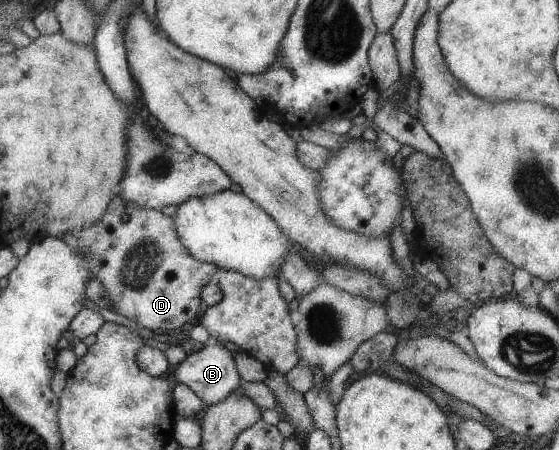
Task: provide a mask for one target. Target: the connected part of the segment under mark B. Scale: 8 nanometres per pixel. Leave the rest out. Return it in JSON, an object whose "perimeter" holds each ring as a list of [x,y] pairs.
{"perimeter":[[[216,341],[207,343],[203,350],[186,356],[186,359],[176,368],[178,383],[186,384],[192,389],[206,407],[221,402],[228,394],[239,389],[241,377],[236,369],[233,354]]]}

